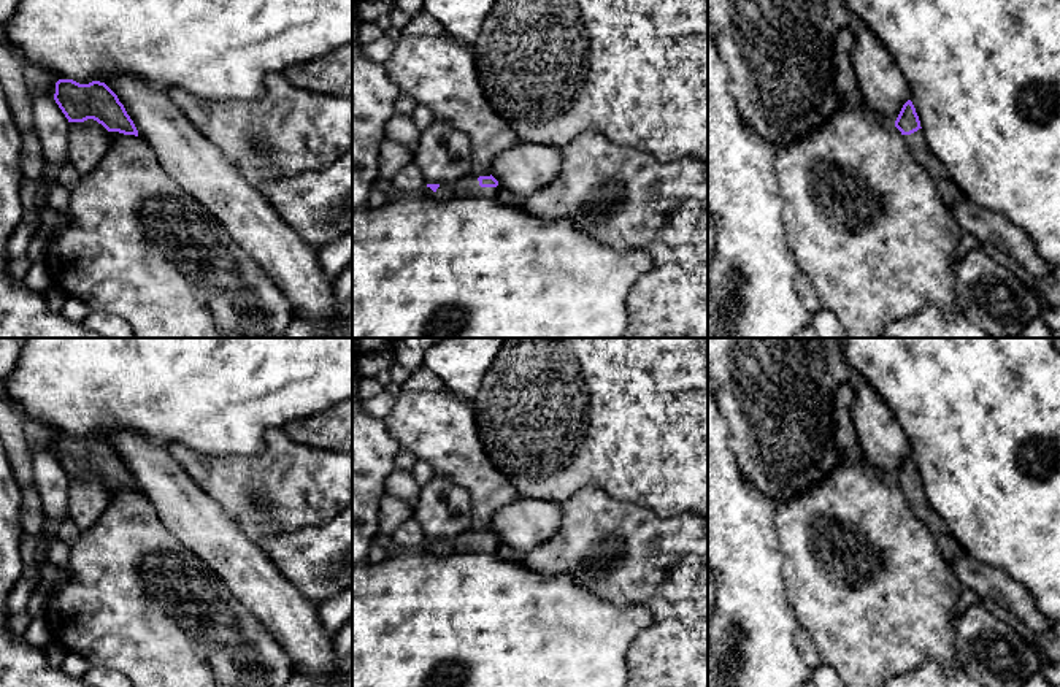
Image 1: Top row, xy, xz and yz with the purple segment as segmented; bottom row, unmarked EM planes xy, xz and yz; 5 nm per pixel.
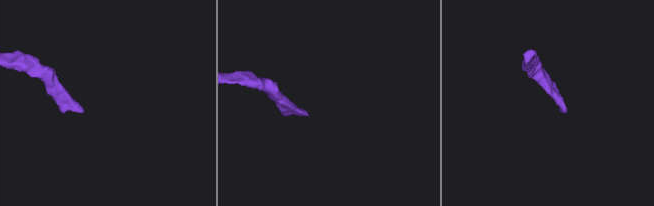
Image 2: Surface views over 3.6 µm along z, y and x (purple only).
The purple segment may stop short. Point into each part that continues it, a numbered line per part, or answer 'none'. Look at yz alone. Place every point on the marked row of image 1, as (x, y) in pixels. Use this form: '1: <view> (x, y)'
1: yz (917, 146)

